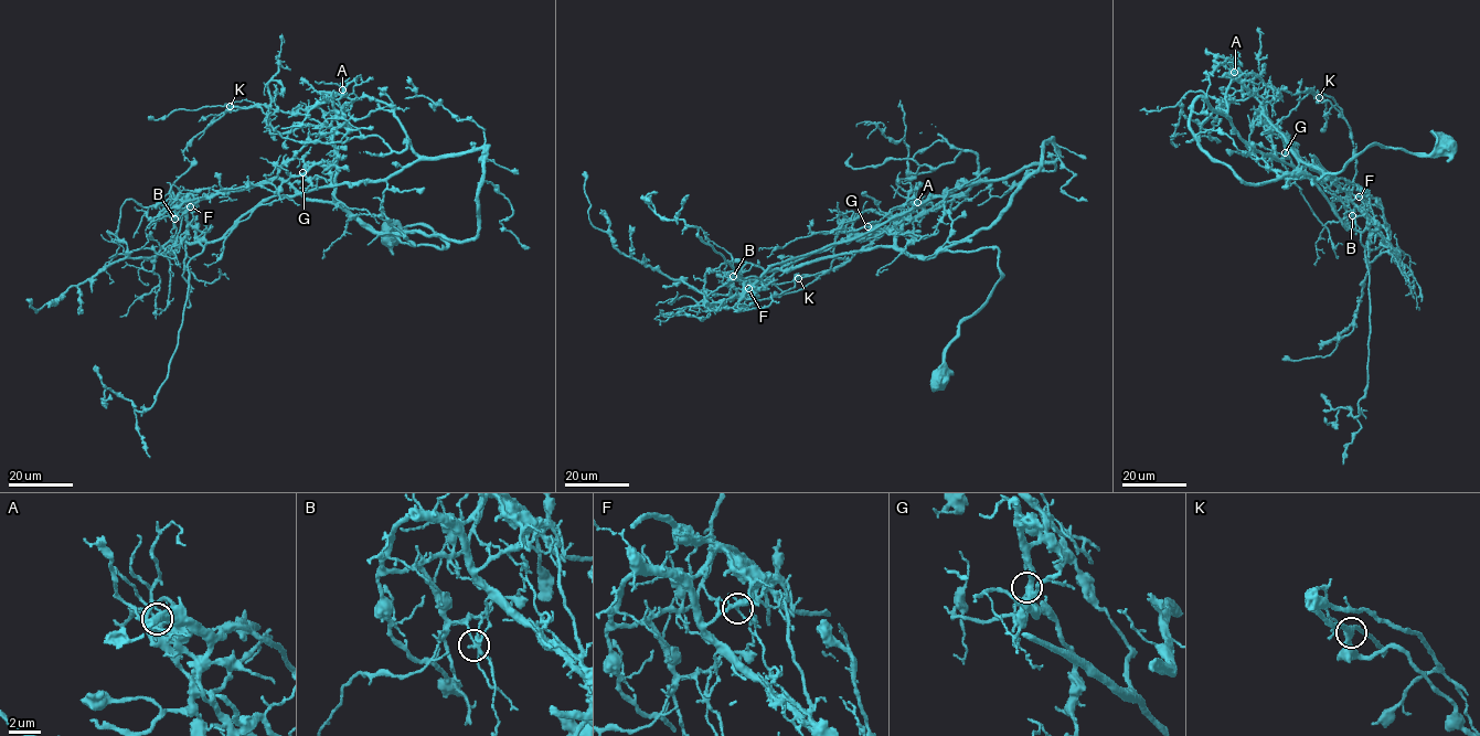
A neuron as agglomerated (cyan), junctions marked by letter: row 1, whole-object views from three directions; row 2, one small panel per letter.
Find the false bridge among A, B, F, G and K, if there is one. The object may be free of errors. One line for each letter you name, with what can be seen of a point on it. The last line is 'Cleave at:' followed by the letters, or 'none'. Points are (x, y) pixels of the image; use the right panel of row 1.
B: (1352, 215)
Cleave at: B

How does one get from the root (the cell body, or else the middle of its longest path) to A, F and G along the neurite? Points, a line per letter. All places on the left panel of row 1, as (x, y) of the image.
A: (386, 236), (393, 243), (422, 223), (446, 247), (380, 234), (334, 201), (331, 120), (342, 89)
F: (386, 236), (393, 243), (404, 227), (422, 223), (446, 247), (380, 234), (277, 179), (190, 206)
G: (386, 236), (393, 243), (422, 223), (446, 247), (361, 224), (334, 201), (332, 180), (302, 172)

